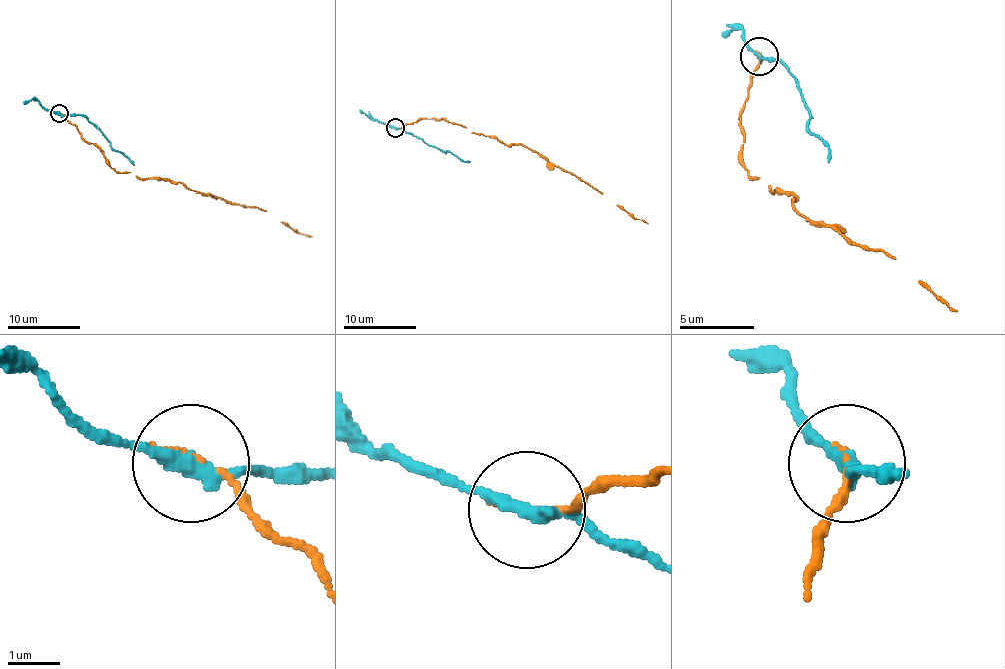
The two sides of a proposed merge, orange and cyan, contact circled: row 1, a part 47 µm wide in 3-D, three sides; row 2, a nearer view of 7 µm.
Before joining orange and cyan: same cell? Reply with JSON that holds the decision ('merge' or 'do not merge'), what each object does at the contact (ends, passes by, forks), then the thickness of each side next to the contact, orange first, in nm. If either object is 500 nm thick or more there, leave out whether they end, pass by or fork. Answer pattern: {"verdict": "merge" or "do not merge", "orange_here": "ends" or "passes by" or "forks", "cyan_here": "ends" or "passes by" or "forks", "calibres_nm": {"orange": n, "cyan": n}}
{"verdict": "do not merge", "orange_here": "ends", "cyan_here": "passes by", "calibres_nm": {"orange": 100, "cyan": 280}}

